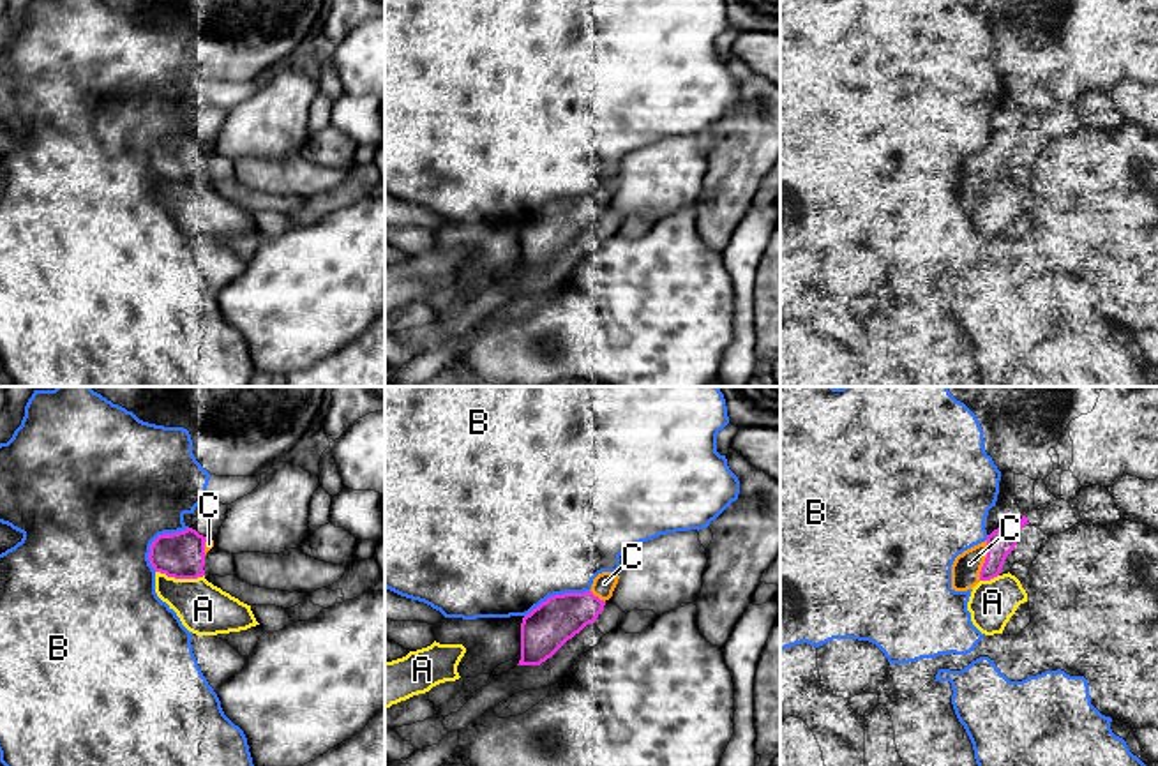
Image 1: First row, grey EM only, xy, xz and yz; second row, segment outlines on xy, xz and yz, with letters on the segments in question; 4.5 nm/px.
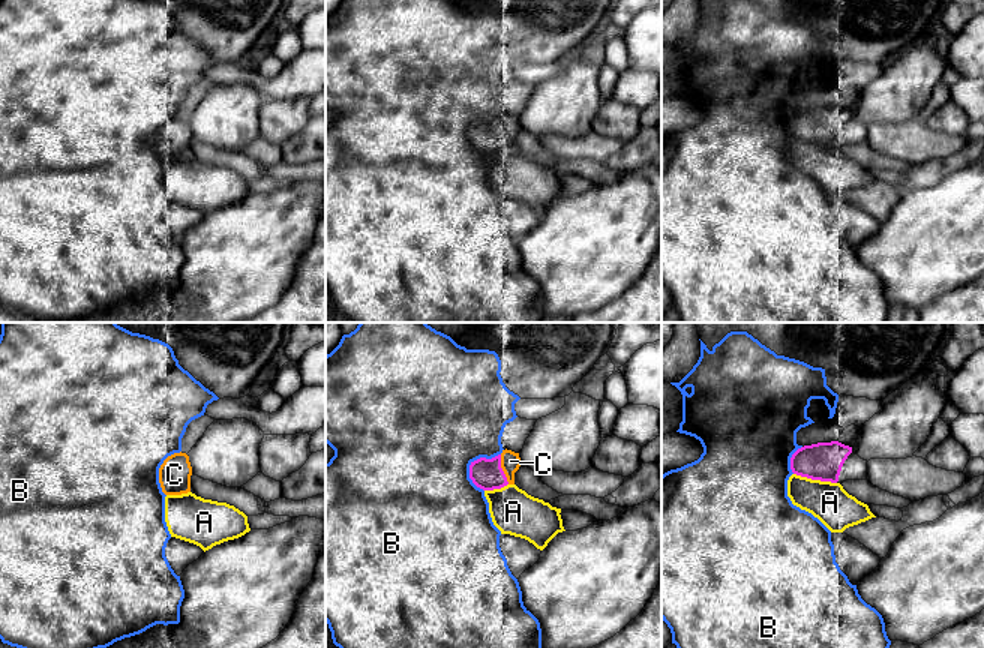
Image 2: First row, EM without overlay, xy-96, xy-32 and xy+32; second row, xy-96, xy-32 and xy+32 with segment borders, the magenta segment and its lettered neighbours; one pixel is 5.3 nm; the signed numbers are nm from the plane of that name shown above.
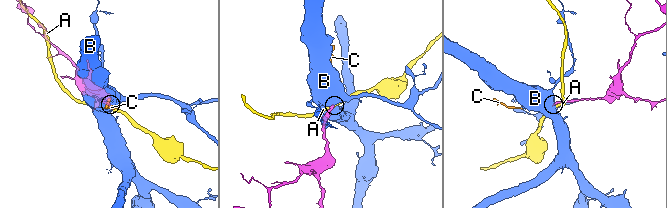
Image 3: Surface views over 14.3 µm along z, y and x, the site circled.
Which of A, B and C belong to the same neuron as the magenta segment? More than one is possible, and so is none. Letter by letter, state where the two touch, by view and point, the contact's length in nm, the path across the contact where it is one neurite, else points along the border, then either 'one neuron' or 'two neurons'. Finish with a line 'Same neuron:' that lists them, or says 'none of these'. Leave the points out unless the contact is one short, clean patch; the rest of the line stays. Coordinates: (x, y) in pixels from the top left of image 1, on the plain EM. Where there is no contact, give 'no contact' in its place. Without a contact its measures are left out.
A: meets magenta in xy at (180, 182); contact 220 nm long; two neurons
B: meets magenta in xy at (156, 143); contact 260 nm long; border along xy (187, 131), (161, 138), (152, 147), (149, 168), (154, 175); two neurons
C: meets magenta in yz at (985, 165); contact 190 nm long; one neuron
Same neuron: C

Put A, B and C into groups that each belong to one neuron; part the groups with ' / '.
A / B / C

